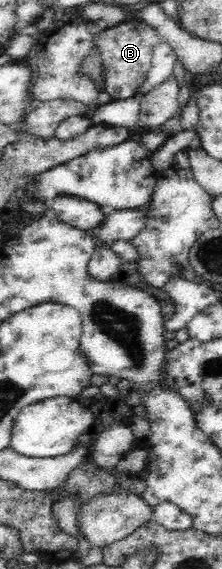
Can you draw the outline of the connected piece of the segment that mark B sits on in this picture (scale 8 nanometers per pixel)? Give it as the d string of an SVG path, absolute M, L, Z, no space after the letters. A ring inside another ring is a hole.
M141 18L121 22L113 28L106 28L93 35L92 41L95 48L99 50L99 54L101 54L102 71L105 74L104 91L110 94L112 100L123 100L140 91L151 66L152 52L160 40L161 38L155 28L141 20Z

